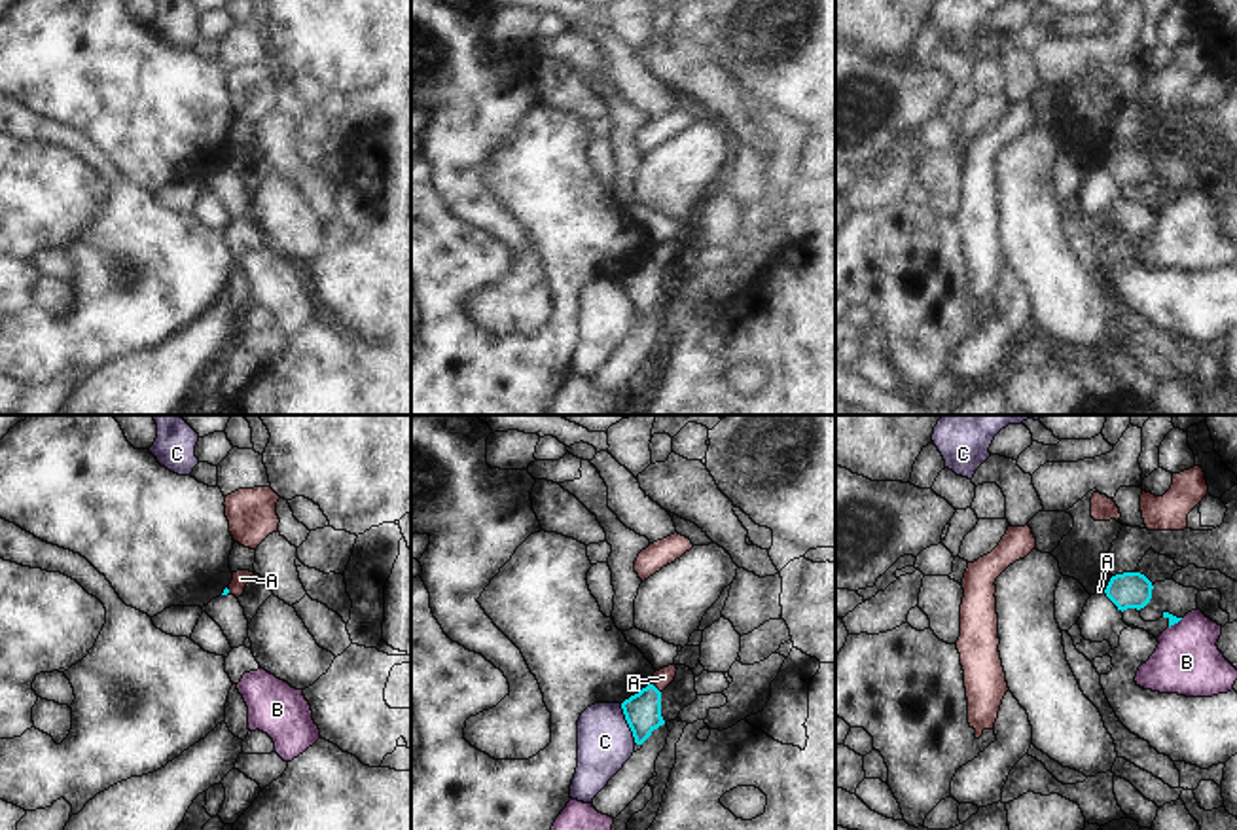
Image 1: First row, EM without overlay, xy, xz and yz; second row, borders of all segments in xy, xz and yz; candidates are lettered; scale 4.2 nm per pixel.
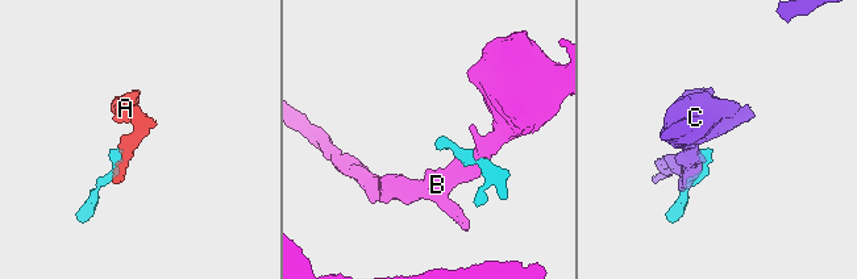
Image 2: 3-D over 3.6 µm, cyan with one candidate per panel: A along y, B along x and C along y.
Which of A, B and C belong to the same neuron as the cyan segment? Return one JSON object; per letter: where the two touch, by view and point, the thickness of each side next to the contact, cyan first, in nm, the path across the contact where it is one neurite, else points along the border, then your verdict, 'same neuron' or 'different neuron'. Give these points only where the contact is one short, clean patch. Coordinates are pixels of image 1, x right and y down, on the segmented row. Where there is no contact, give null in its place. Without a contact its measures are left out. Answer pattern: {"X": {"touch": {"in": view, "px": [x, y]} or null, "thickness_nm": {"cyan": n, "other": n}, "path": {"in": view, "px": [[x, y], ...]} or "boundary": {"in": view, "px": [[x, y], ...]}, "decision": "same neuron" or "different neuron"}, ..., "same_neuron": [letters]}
{"A": {"touch": {"in": "xz", "px": [656, 688]}, "thickness_nm": {"cyan": 160, "other": 80}, "boundary": {"in": "xz", "px": [[652, 683], [660, 692]]}, "decision": "different neuron"}, "B": {"touch": {"in": "yz", "px": [1175, 622]}, "thickness_nm": {"cyan": 40, "other": 280}, "decision": "different neuron"}, "C": {"touch": {"in": "xz", "px": [627, 722]}, "thickness_nm": {"cyan": 160, "other": 240}, "decision": "different neuron"}, "same_neuron": []}

